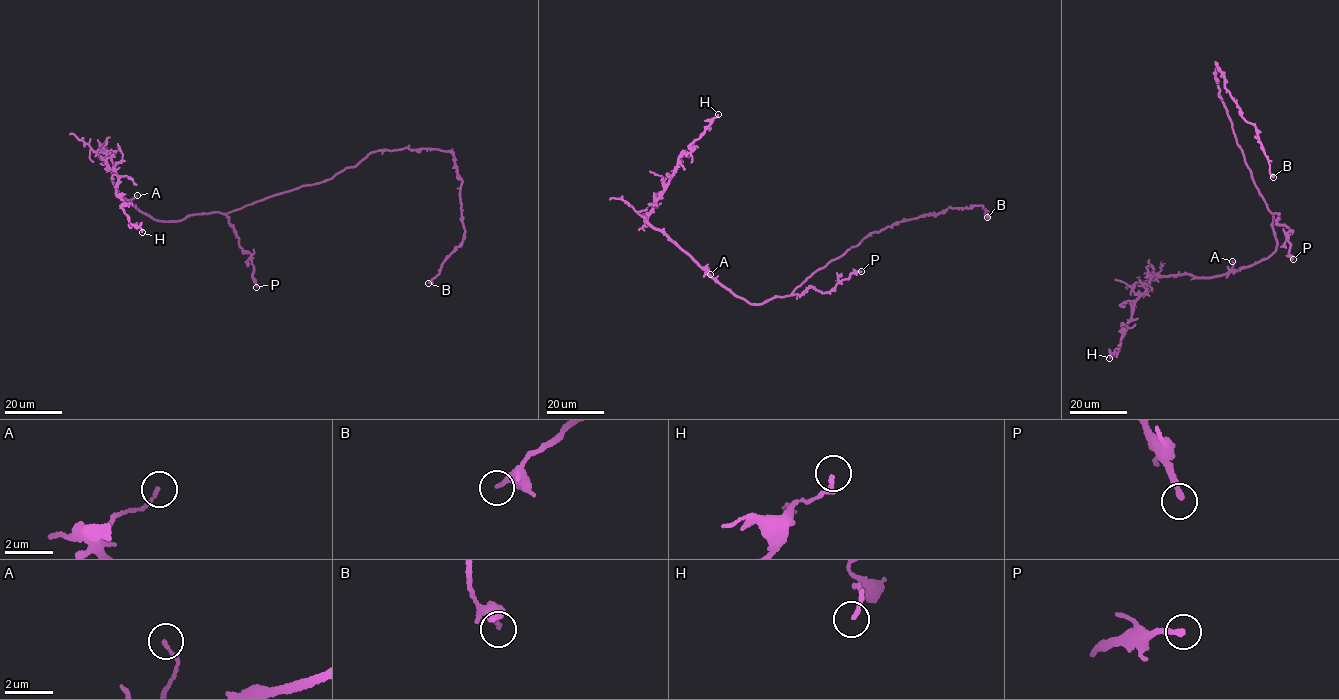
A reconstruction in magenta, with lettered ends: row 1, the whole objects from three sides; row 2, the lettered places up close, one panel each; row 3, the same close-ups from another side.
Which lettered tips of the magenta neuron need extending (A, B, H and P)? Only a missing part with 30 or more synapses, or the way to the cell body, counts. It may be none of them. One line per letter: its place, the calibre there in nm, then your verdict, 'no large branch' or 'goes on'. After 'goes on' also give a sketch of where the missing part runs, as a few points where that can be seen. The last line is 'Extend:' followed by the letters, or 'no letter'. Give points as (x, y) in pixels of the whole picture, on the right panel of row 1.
A: (1232, 261) | 130 nm | no large branch
B: (1273, 177) | 280 nm | no large branch
H: (1109, 358) | 90 nm | no large branch
P: (1293, 259) | 240 nm | goes on | (1293, 259), (1293, 283), (1281, 291), (1282, 302), (1286, 294), (1280, 276)
Extend: P

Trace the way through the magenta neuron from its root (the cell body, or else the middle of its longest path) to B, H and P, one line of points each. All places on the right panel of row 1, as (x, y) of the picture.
B: (1264, 200), (1218, 95), (1217, 64), (1240, 115), (1255, 127), (1273, 177)
H: (1264, 200), (1273, 214), (1275, 250), (1251, 265), (1208, 278), (1152, 276), (1134, 302), (1119, 350), (1109, 358)
P: (1264, 200), (1269, 210), (1279, 216), (1277, 223), (1291, 230), (1287, 235), (1289, 255), (1293, 259)

